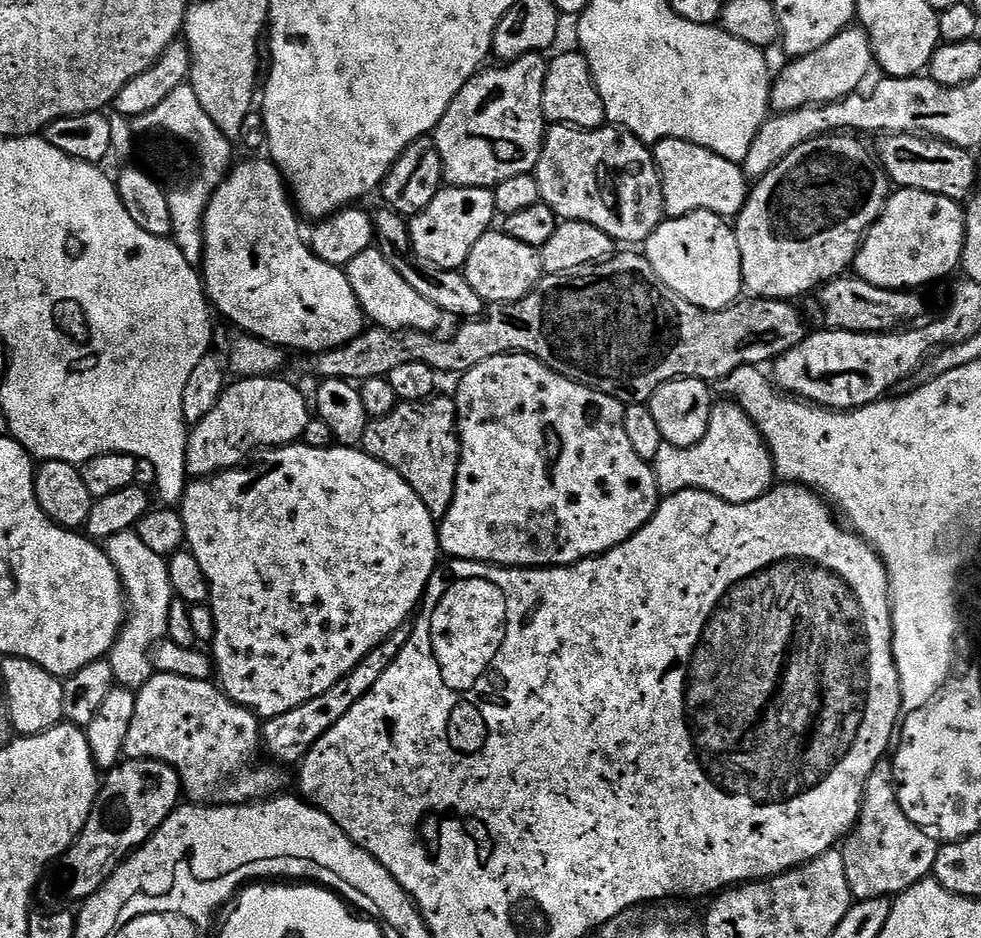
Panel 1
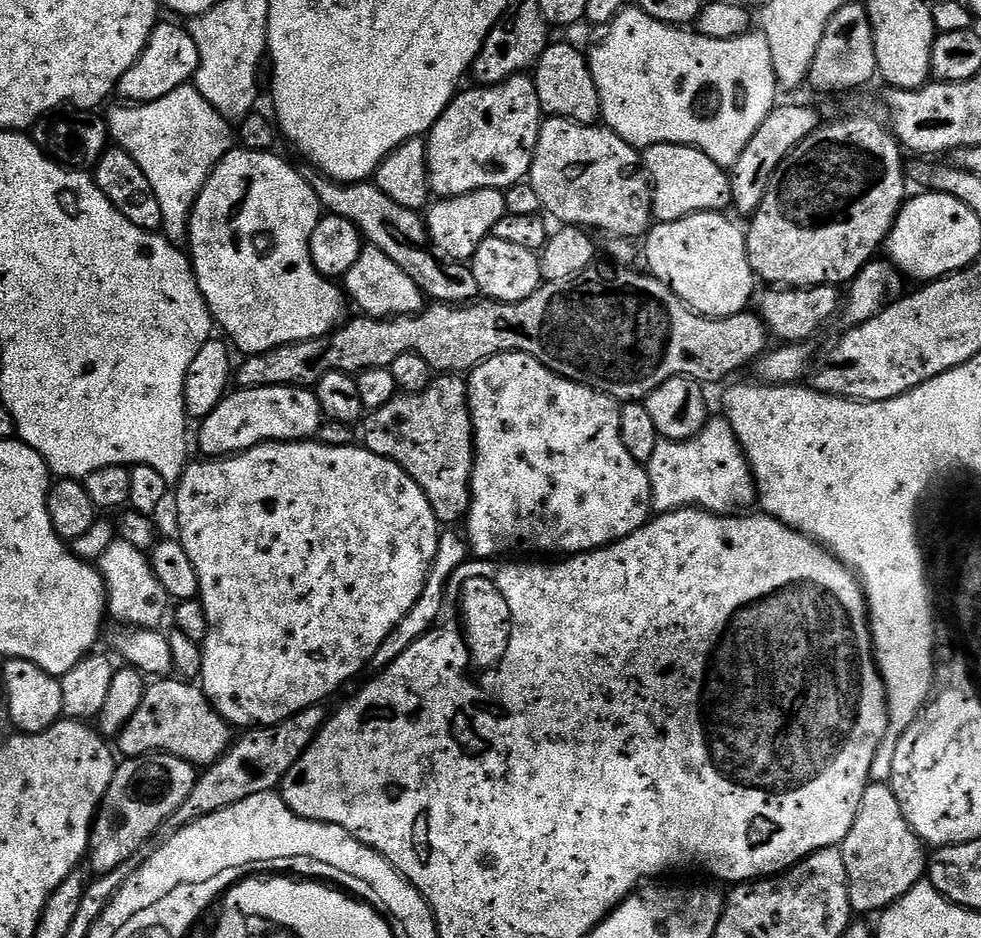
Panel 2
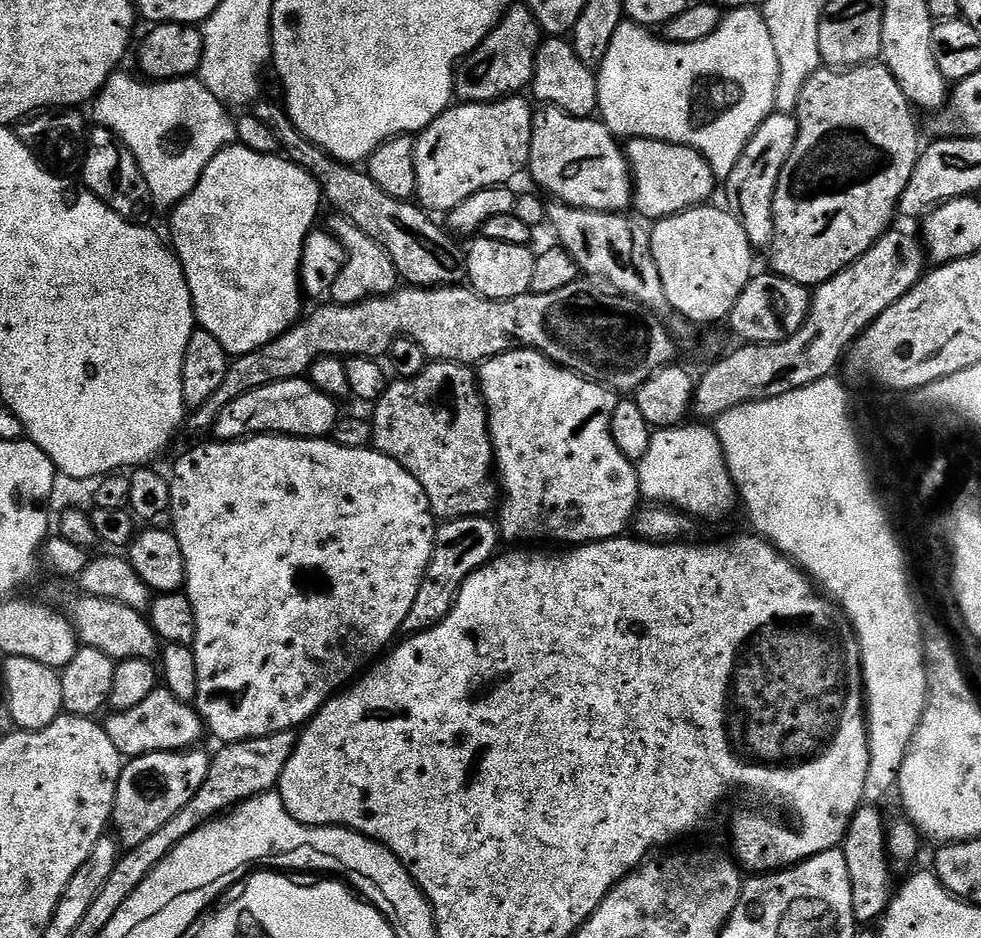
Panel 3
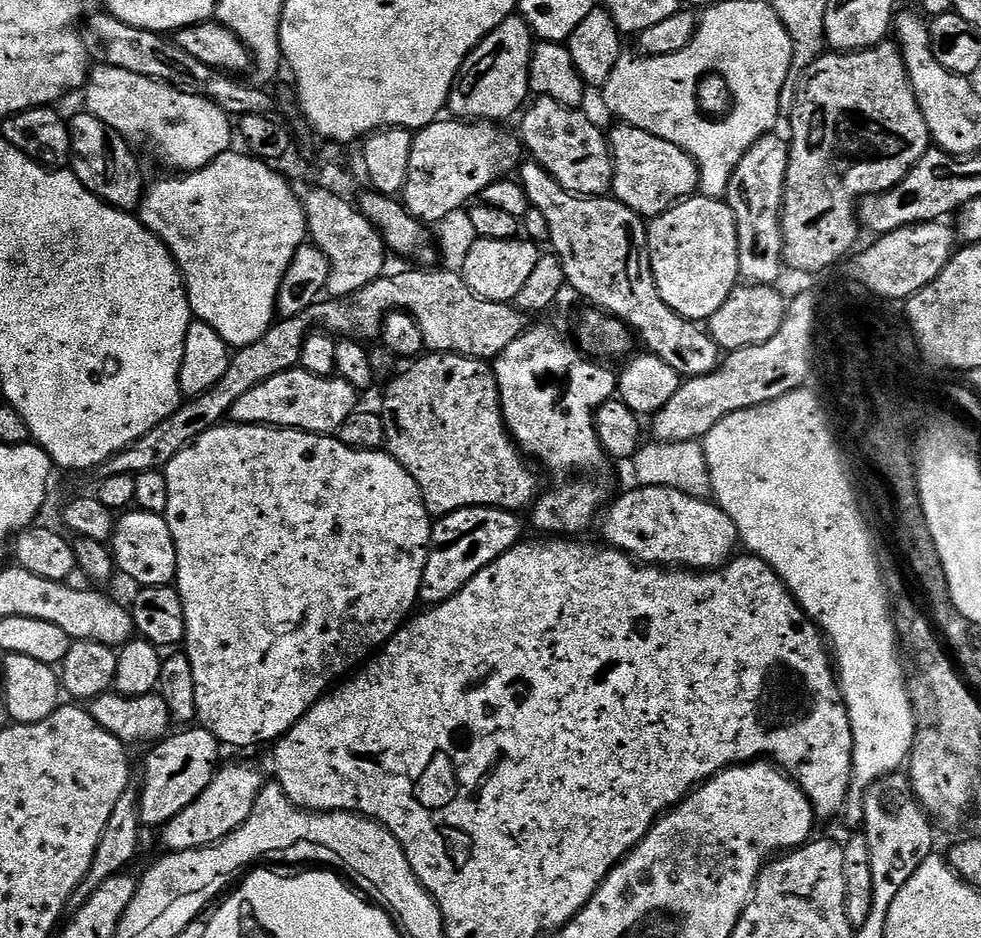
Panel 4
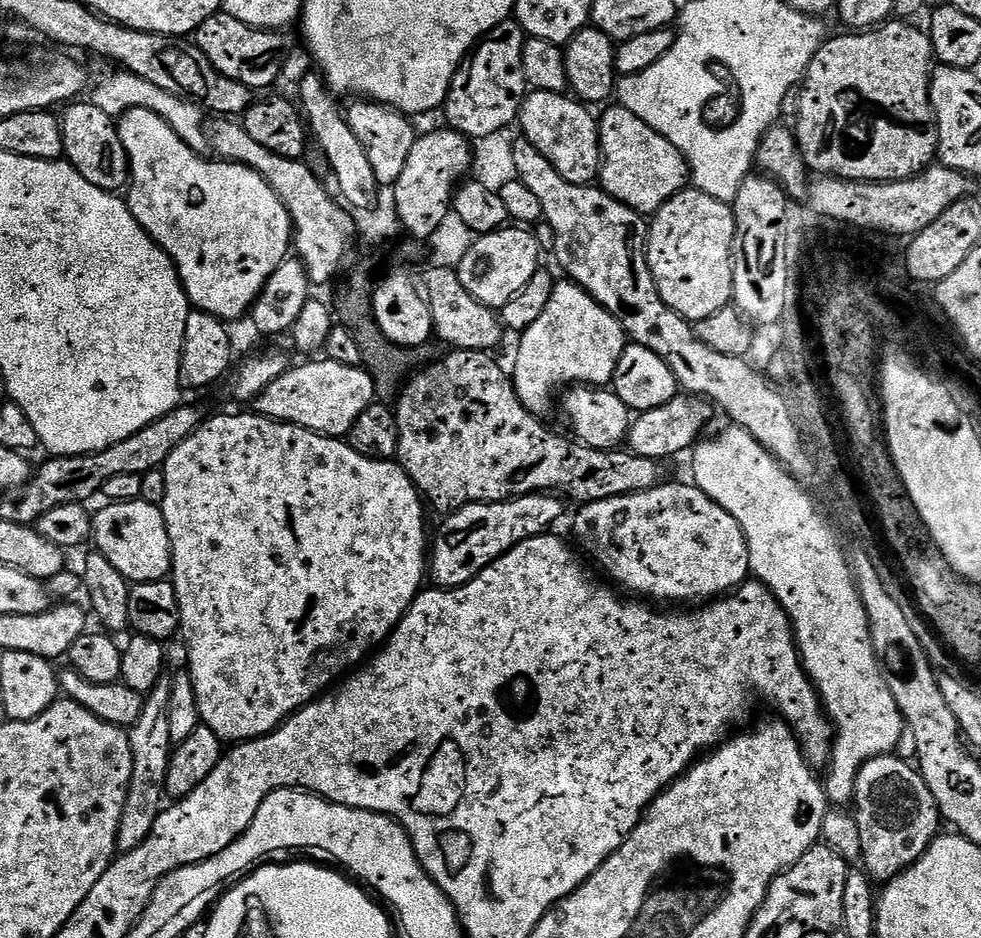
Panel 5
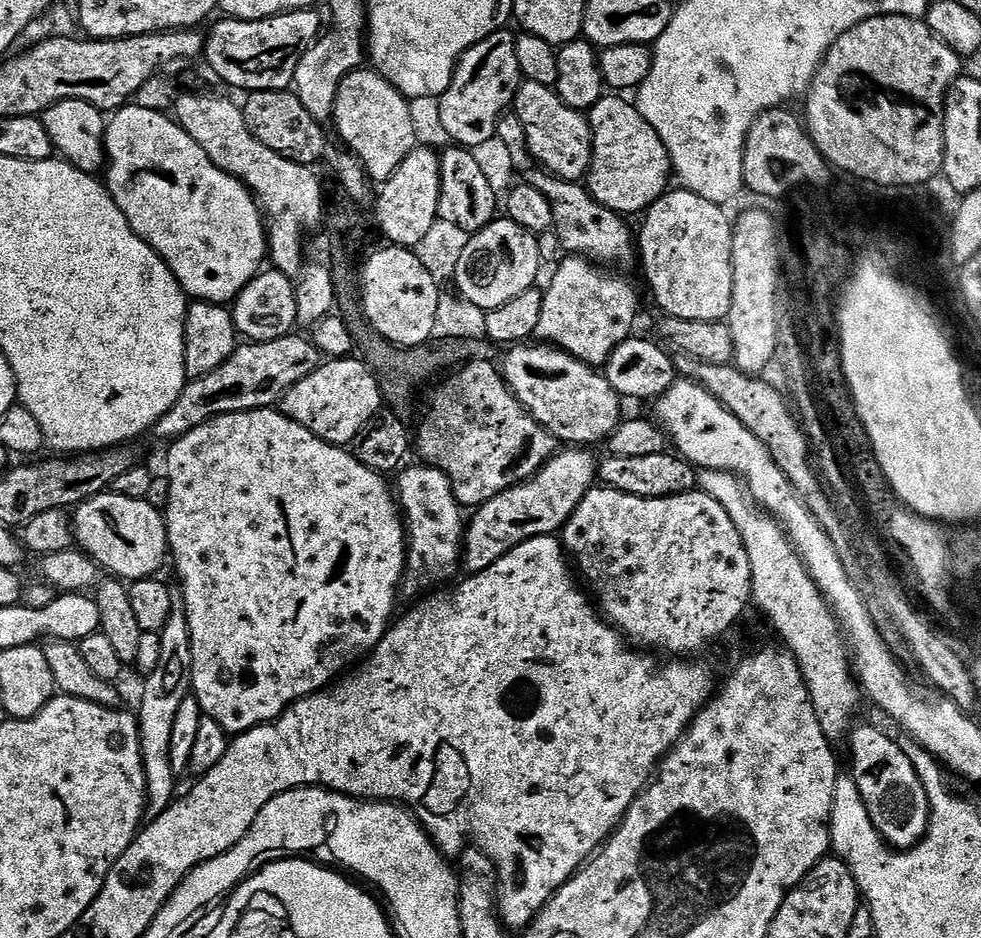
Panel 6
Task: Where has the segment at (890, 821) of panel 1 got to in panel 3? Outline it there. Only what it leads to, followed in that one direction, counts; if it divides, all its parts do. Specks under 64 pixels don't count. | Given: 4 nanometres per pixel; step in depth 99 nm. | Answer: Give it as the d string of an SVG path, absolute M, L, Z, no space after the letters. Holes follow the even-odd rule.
M876 806L857 807L842 845L846 854L846 866L850 870L850 886L854 894L854 914L857 921L860 922L864 922L864 920L879 921L888 907L888 901L894 895L893 869L890 867L886 847L886 820L880 817L880 810Z

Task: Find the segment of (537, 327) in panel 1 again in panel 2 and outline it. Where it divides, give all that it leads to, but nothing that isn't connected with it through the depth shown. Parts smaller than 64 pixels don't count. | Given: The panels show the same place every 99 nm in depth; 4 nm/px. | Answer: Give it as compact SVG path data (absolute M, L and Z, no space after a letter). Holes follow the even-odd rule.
M593 266L586 269L582 274L578 274L569 280L562 282L544 282L541 283L540 289L534 294L530 294L530 298L526 298L522 302L514 302L513 304L498 304L495 302L473 302L466 305L458 304L438 304L435 302L429 303L423 312L416 313L415 316L394 316L391 318L359 318L360 320L349 319L347 322L340 325L334 332L327 336L321 336L318 340L303 340L297 344L287 344L281 348L275 348L269 352L257 352L249 355L248 360L244 365L237 367L234 372L234 380L240 388L265 388L266 386L290 386L291 388L307 388L311 389L319 380L326 374L331 372L346 372L349 374L359 374L367 370L367 368L391 368L392 363L399 356L414 355L421 356L423 360L432 367L433 373L436 374L468 374L473 368L477 368L482 362L486 362L492 356L497 356L503 352L524 352L528 356L534 357L538 362L542 362L542 366L546 366L551 372L556 372L559 376L565 376L568 380L577 380L580 384L584 384L588 388L595 388L597 392L605 392L607 396L612 397L617 402L644 402L650 393L658 390L658 386L662 386L662 382L666 382L675 376L687 376L689 380L699 382L701 385L709 386L708 384L716 384L719 380L724 380L727 376L735 374L739 368L744 368L751 365L753 362L760 359L765 352L769 351L770 333L764 327L764 321L759 315L753 314L751 311L745 310L737 316L722 316L713 318L710 316L699 316L698 313L692 311L691 308L685 306L682 301L672 293L669 288L664 285L661 280L657 280L651 274L645 274L643 271L631 272L628 268L599 268Z

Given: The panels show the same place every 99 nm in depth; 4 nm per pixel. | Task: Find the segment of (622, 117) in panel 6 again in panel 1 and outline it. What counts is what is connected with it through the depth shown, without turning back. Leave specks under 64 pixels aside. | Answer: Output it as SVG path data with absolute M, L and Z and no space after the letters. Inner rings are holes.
M659 140L654 155L667 219L682 218L691 212L713 212L725 218L740 215L750 191L749 177L744 175L741 165L685 140Z

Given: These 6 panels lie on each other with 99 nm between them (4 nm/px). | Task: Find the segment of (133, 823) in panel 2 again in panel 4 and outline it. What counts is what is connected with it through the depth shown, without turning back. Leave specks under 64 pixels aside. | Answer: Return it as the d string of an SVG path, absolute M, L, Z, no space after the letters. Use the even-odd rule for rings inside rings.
M188 726L180 730L177 736L175 734L165 736L153 748L156 749L149 754L148 761L144 764L144 796L142 792L140 823L144 826L148 826L148 824L163 826L173 820L179 812L186 810L186 806L194 803L208 789L212 777L216 775L218 765L221 763L222 745L214 738L214 734L207 732L203 726Z

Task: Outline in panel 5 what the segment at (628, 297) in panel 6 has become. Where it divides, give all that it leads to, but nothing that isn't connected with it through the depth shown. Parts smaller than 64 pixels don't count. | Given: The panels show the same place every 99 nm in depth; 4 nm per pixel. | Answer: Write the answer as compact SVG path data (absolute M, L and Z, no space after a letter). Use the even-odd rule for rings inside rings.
M575 282L557 283L554 294L550 294L546 310L542 310L538 317L538 322L519 333L518 340L520 345L516 348L516 372L514 371L516 393L522 406L541 418L547 417L547 412L551 410L556 391L558 396L561 390L569 386L611 385L618 370L618 358L622 358L626 347L626 333L618 318L614 318L614 314L605 310L587 290Z

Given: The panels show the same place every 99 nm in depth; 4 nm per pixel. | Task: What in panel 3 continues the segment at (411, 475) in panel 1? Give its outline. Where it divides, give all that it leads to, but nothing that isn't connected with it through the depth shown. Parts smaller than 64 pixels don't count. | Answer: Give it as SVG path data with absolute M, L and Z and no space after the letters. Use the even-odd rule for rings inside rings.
M448 360L429 362L425 364L424 369L417 376L393 379L382 395L380 395L379 400L375 401L374 408L376 408L376 413L371 413L370 416L372 422L372 444L376 451L394 458L394 462L398 462L403 466L416 479L418 486L422 486L422 490L426 490L428 501L432 507L432 514L436 517L437 521L457 520L467 516L488 516L491 513L491 508L493 511L497 507L498 480L494 475L492 435L488 429L488 408L484 405L483 394L480 393L480 381L475 367L466 364L452 364Z

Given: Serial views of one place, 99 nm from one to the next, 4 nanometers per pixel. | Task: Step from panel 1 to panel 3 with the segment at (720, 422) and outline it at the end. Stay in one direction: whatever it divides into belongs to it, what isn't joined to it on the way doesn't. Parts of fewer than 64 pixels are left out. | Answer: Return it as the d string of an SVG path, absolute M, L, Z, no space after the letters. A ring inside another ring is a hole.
M700 422L696 424L653 431L649 449L636 464L640 495L645 501L675 506L696 518L722 518L737 505L738 493L715 429Z

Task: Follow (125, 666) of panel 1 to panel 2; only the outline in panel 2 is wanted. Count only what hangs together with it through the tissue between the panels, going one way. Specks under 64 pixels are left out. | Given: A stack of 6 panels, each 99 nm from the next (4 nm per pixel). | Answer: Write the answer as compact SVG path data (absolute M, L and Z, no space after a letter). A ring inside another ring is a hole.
M114 542L106 546L102 559L98 564L98 571L104 578L104 585L108 591L110 612L114 617L120 616L119 623L124 626L156 626L160 616L169 615L170 597L166 589L152 574L152 561L145 553L136 552L134 546L123 542Z

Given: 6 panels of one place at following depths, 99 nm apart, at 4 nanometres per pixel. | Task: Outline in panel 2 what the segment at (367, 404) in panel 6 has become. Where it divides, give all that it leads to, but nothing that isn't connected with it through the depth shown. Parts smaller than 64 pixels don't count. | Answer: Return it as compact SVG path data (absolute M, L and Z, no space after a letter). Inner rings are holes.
M290 386L240 388L229 391L205 420L199 421L200 433L194 440L200 443L200 456L227 458L250 450L259 444L312 440L320 431L322 413L315 391Z

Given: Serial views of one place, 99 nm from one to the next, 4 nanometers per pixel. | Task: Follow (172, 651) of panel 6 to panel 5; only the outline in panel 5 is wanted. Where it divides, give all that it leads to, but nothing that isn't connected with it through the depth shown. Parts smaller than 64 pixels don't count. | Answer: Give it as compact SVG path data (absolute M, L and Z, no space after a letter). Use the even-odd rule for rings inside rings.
M162 678L156 683L154 690L144 697L144 709L138 722L134 722L134 726L127 729L132 755L132 773L126 806L122 810L122 822L118 822L117 853L129 852L142 846L142 842L146 842L147 836L150 835L150 830L154 830L154 822L158 822L166 804L166 774L170 770L174 747L170 738L170 725L166 719L166 710L170 710L171 685L171 679L168 678Z

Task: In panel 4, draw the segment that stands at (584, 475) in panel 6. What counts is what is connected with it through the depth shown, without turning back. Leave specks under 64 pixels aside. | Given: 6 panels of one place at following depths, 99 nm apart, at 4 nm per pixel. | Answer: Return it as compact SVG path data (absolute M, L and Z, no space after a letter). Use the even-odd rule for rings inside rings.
M463 508L439 517L432 525L432 546L419 586L419 603L435 606L455 596L486 565L521 543L520 518L506 508Z

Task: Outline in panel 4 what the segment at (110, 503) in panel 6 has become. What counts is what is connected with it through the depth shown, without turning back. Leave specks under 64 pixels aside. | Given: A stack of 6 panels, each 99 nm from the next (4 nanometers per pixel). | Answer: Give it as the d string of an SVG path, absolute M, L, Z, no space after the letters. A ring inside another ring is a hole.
M128 510L117 519L116 529L110 541L110 551L116 561L117 569L125 572L132 580L137 580L137 585L149 588L150 586L169 586L176 579L178 554L174 546L174 538L170 534L170 526L163 515L158 513L143 512L141 510Z

